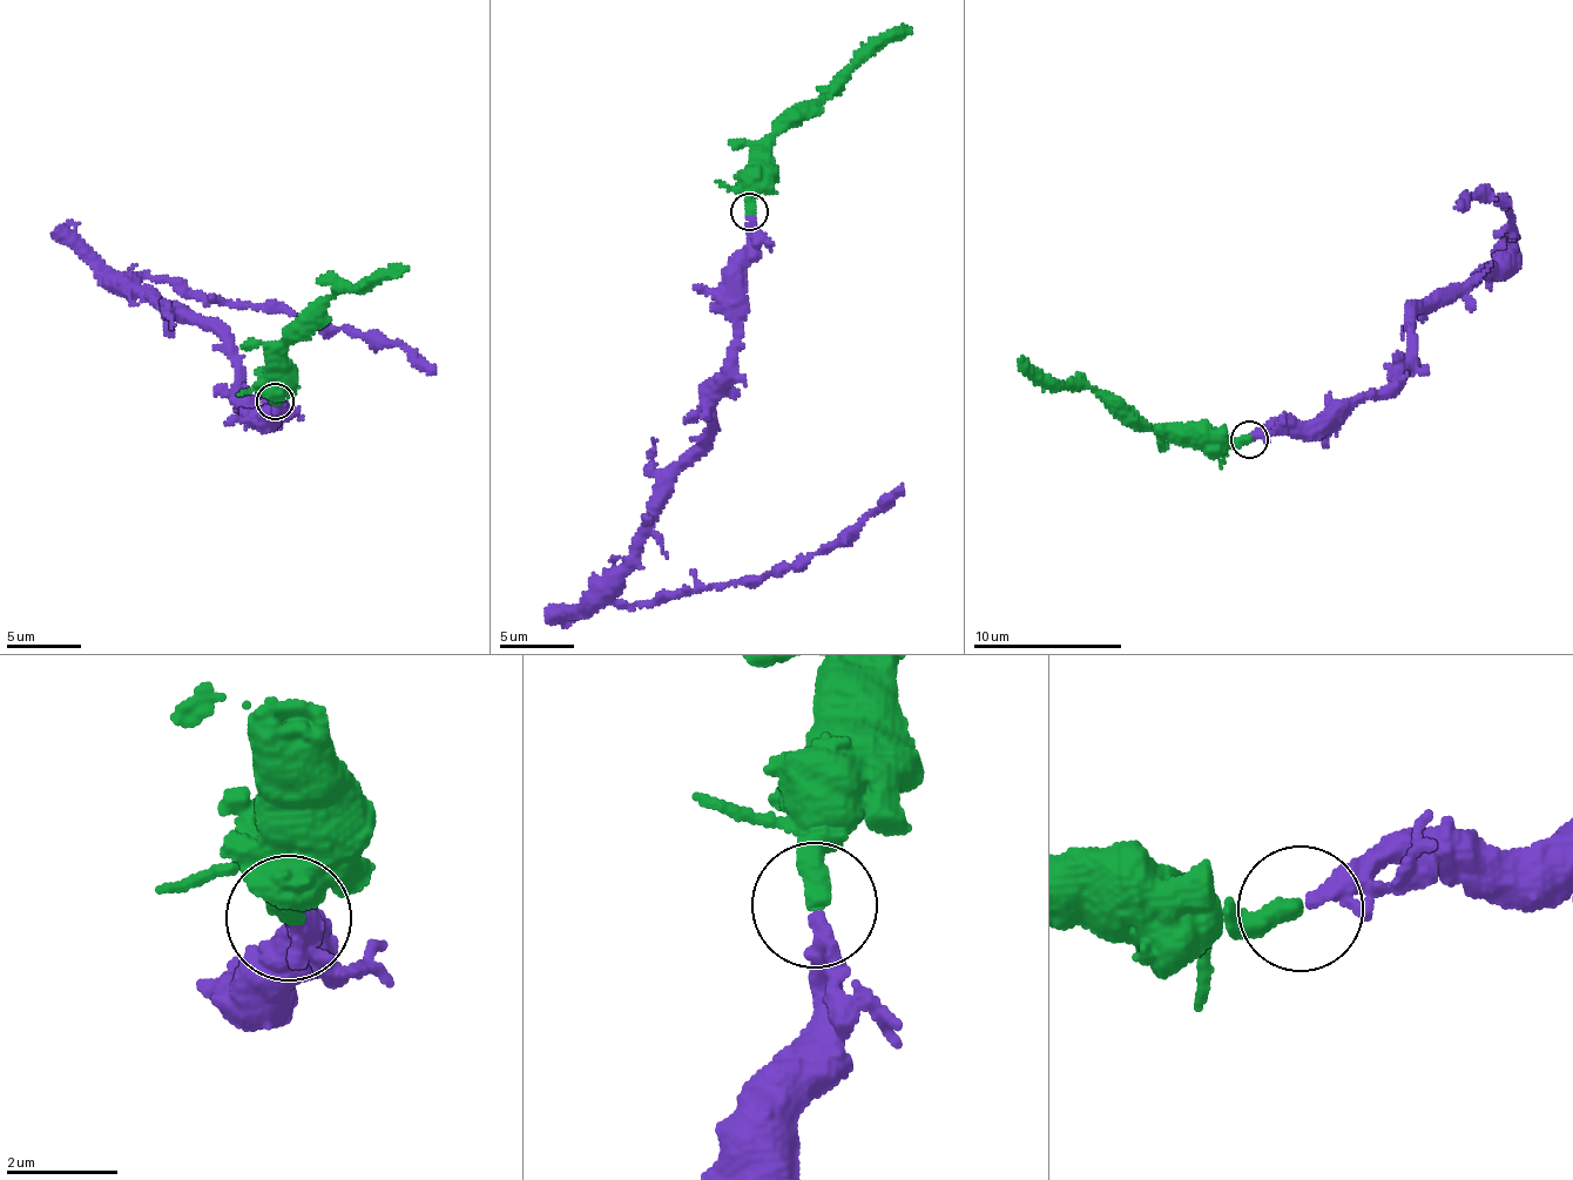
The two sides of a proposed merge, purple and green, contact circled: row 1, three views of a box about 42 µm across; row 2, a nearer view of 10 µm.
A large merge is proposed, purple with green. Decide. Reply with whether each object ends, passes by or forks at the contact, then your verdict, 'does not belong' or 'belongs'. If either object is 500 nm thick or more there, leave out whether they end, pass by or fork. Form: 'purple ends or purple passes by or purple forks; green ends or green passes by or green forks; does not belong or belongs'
purple passes by; green ends; belongs

